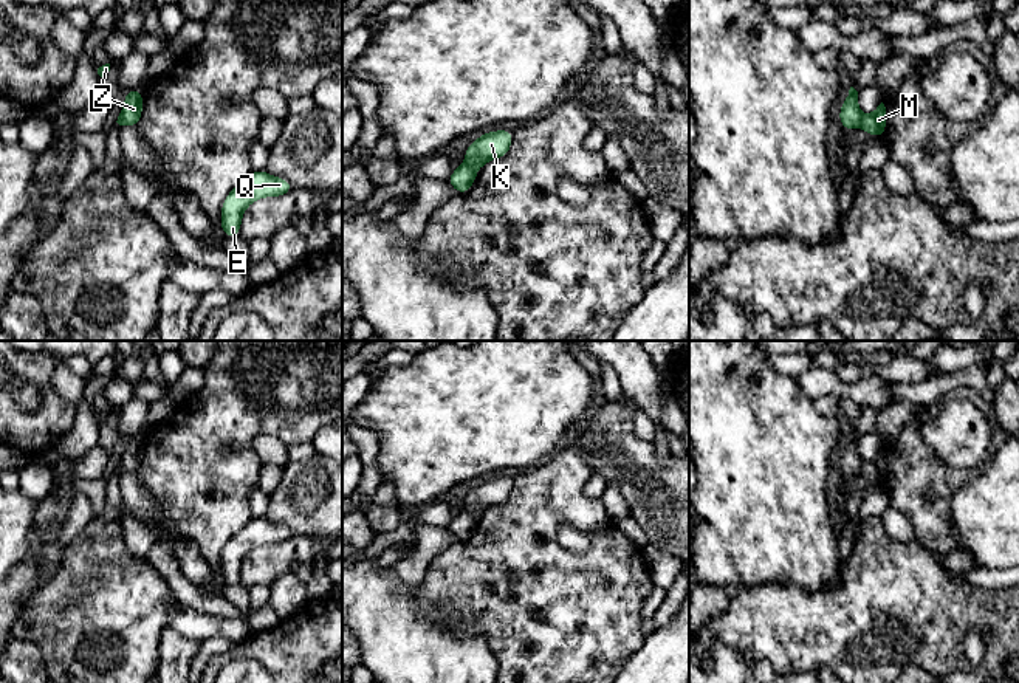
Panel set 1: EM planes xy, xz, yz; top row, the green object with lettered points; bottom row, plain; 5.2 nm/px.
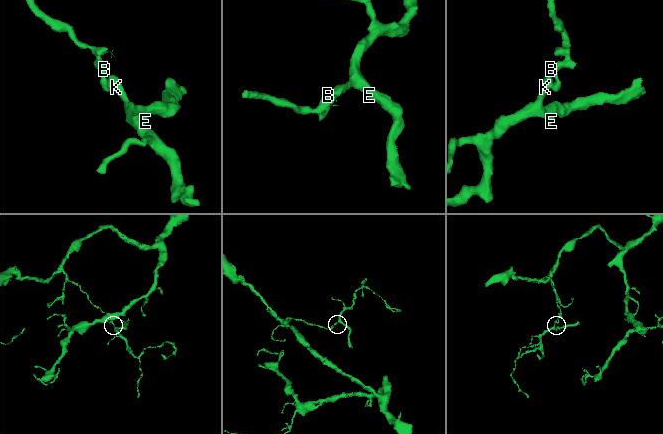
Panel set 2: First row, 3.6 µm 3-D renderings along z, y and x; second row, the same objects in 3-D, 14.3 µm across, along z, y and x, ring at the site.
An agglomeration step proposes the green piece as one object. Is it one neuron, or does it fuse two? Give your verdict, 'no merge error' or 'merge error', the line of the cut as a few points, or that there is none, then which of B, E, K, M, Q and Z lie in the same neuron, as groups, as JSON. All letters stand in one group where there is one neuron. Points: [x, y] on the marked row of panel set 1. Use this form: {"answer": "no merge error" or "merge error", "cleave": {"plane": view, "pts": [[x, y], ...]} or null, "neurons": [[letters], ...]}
{"answer": "merge error", "cleave": {"plane": "yz", "pts": [[863, 116], [858, 126]]}, "neurons": [["B", "M"], ["E", "K", "Q", "Z"]]}

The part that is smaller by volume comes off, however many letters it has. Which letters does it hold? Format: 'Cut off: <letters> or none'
Cut off: E, K, Q, Z

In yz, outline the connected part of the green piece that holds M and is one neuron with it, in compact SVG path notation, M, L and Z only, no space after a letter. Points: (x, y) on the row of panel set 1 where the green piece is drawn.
M881 102L873 113L863 116L859 124L872 138L883 136L886 132L886 107Z

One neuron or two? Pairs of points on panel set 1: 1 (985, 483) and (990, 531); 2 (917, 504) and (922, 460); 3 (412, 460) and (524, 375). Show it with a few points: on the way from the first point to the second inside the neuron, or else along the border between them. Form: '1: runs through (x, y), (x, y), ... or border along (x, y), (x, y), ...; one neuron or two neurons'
1: runs through (990, 496), (990, 519); one neuron
2: runs through (919, 493), (919, 471); one neuron
3: runs through (440, 432), (460, 412), (496, 403); one neuron

